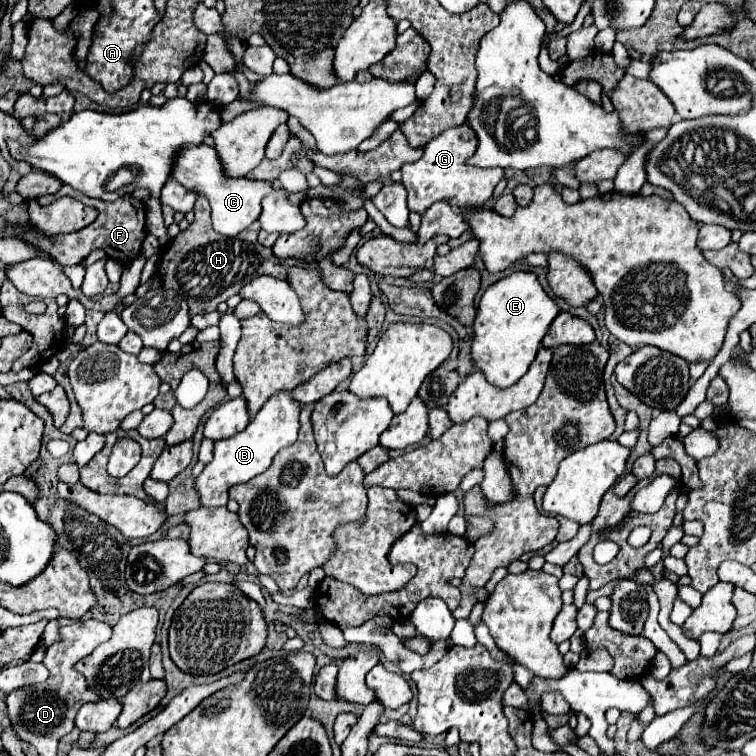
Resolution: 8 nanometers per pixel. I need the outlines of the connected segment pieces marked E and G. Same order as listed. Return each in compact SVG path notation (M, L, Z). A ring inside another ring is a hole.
M515 271L509 277L499 279L483 293L477 307L471 347L475 367L485 375L485 379L489 379L491 385L499 389L515 385L527 373L541 347L541 339L557 315L559 307L543 291L535 273Z
M463 123L459 127L443 131L439 137L429 141L423 149L423 157L415 163L401 167L401 183L409 193L409 211L425 213L435 201L445 201L463 211L479 209L491 197L495 185L505 177L503 169L479 169L469 167L465 161L475 153L477 137L473 129Z

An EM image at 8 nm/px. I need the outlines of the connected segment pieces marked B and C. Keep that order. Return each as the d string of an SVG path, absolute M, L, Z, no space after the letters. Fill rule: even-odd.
M289 391L275 393L255 415L255 419L249 421L247 429L229 437L221 439L213 445L213 459L205 465L203 473L195 479L195 491L199 495L199 501L203 507L221 507L227 505L229 489L239 483L251 481L255 475L267 471L273 457L279 449L289 447L297 439L299 431L299 411L301 405L291 399Z
M203 143L195 145L195 147L183 147L183 151L175 157L175 167L171 169L171 177L177 179L187 189L207 195L207 199L211 203L213 229L223 235L237 235L245 227L249 227L253 221L257 221L261 215L261 199L273 191L271 183L267 183L267 181L227 179L223 175L223 167L217 157L217 151Z

